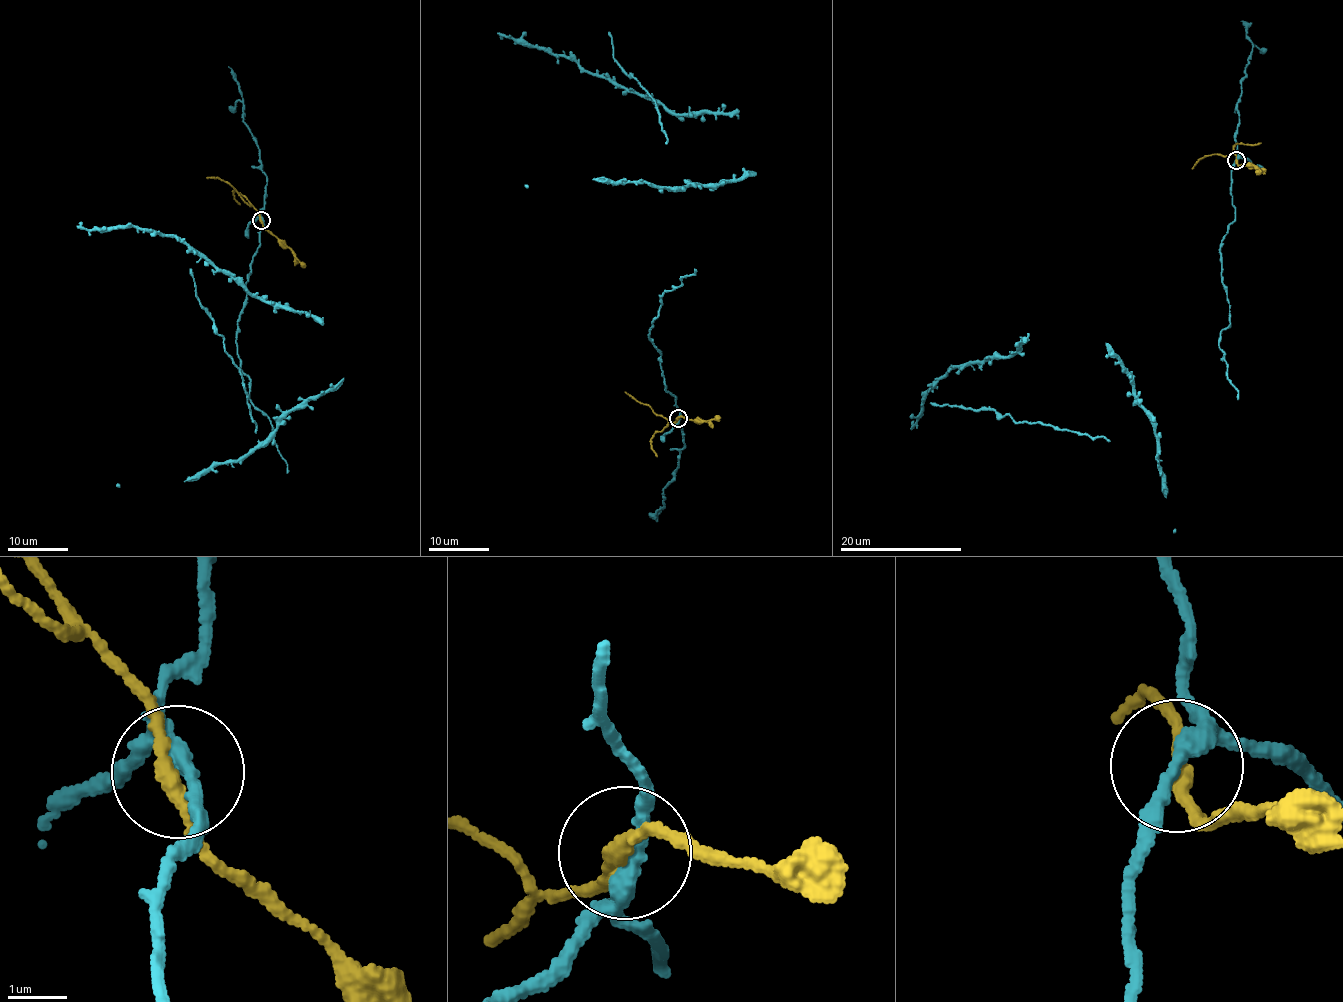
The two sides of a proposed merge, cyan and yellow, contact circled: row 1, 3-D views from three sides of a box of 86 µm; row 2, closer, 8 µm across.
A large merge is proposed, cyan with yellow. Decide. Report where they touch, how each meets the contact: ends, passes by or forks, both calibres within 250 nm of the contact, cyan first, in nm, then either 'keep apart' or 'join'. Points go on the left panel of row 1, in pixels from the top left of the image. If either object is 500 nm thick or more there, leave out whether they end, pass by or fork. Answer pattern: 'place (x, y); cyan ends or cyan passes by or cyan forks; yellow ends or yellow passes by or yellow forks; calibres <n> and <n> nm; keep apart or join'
place (261, 220); cyan passes by; yellow passes by; calibres 280 and 240 nm; keep apart

